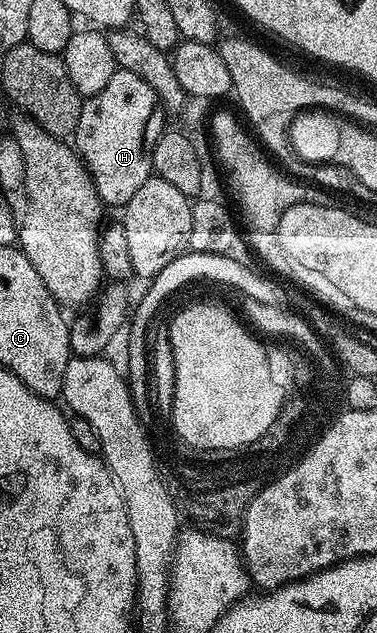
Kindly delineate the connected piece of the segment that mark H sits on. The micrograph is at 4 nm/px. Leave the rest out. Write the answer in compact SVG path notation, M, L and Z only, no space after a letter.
M115 68L104 91L83 100L72 145L86 164L103 206L125 207L154 173L152 151L164 132L162 113L156 91L127 69Z

